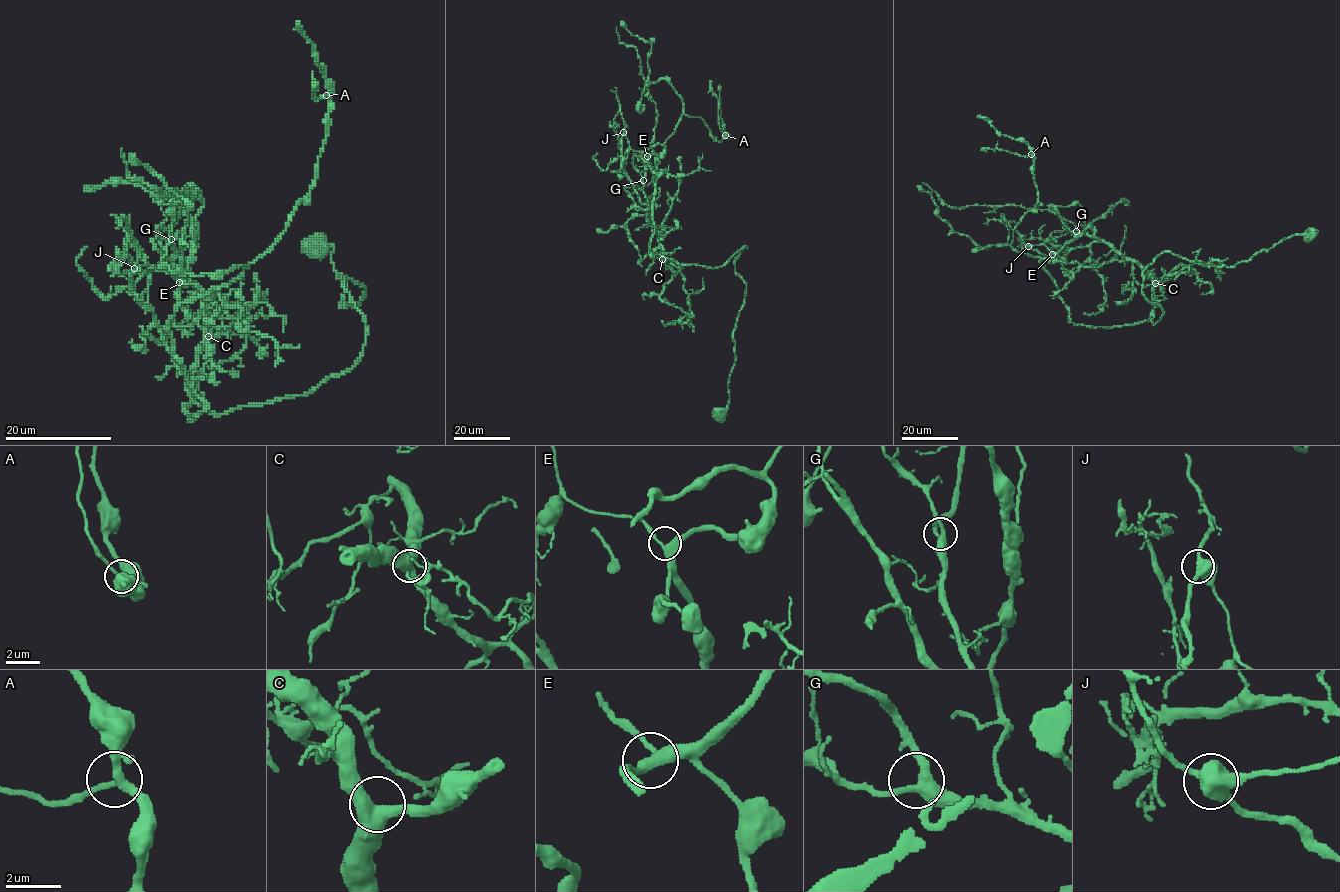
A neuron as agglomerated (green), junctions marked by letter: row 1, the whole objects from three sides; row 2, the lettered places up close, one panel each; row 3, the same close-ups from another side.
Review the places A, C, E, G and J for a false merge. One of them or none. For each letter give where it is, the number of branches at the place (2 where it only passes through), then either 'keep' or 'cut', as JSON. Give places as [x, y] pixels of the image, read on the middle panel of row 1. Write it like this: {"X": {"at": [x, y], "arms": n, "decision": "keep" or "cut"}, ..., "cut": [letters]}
{"A": {"at": [725, 135], "arms": 3, "decision": "keep"}, "C": {"at": [662, 259], "arms": 3, "decision": "keep"}, "E": {"at": [647, 156], "arms": 3, "decision": "keep"}, "G": {"at": [643, 180], "arms": 3, "decision": "keep"}, "J": {"at": [623, 132], "arms": 3, "decision": "keep"}, "cut": []}

